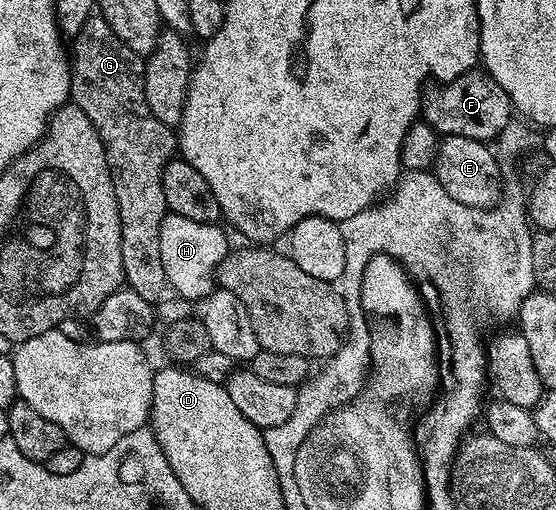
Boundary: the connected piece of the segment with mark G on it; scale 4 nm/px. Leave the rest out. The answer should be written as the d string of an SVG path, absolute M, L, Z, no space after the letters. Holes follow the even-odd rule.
M88 16L79 33L73 37L73 44L75 49L72 47L69 52L70 99L81 110L85 110L89 122L93 122L99 131L103 148L107 151L107 165L117 198L117 214L121 218L123 278L126 287L141 294L145 302L155 306L162 298L163 291L169 288L165 265L161 262L161 222L169 215L163 175L167 163L176 159L177 136L172 128L164 124L159 130L161 136L153 134L153 110L145 110L145 98L141 98L141 90L145 90L144 57L138 56L133 50L125 50L125 42L117 42L117 34L113 34L109 22L105 22L103 16ZM133 122L137 128L129 128ZM117 130L123 130L123 134L117 134ZM125 130L141 130L141 134L125 134Z

